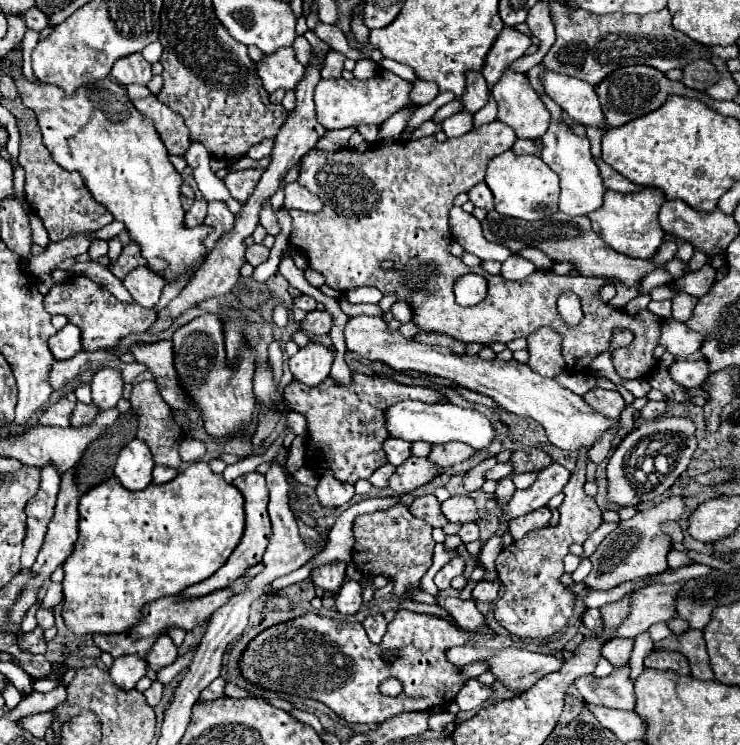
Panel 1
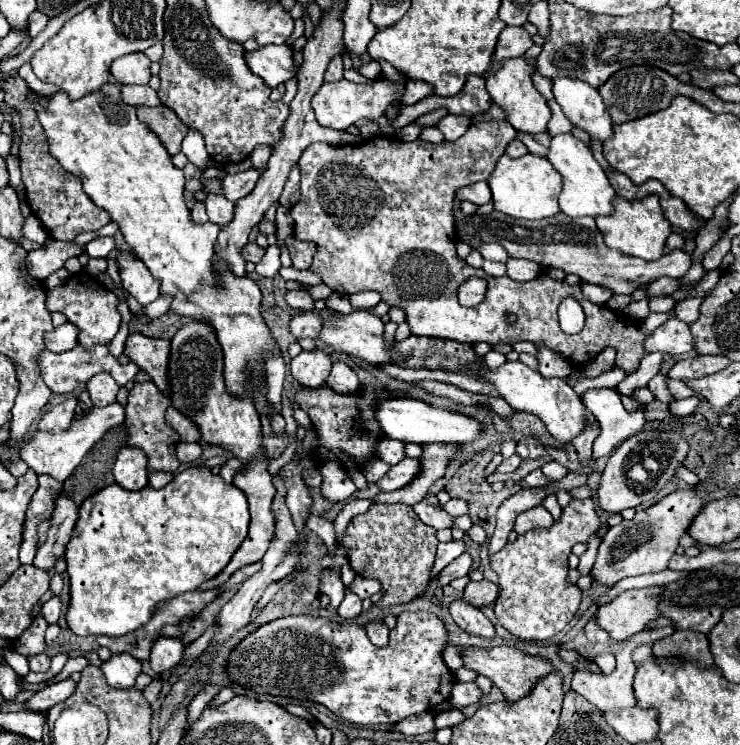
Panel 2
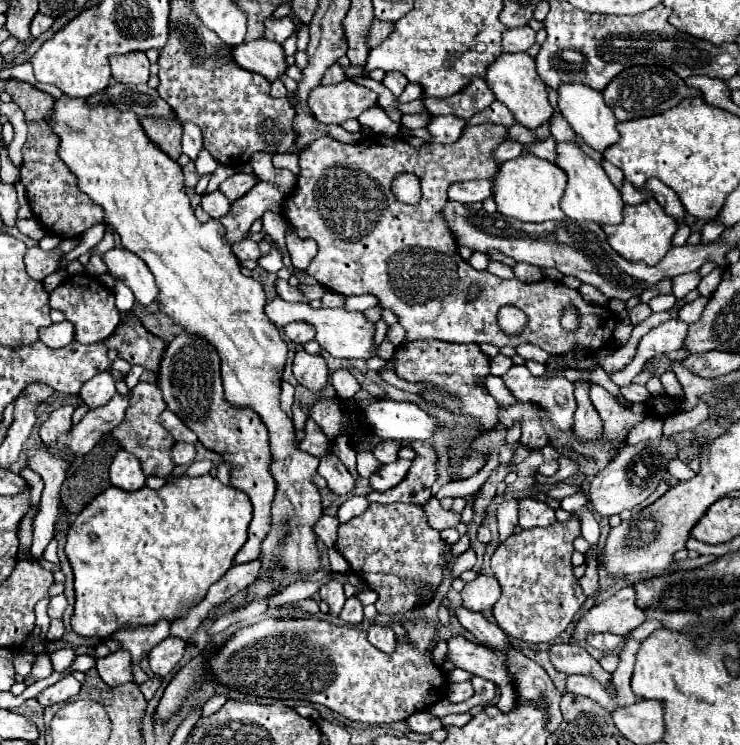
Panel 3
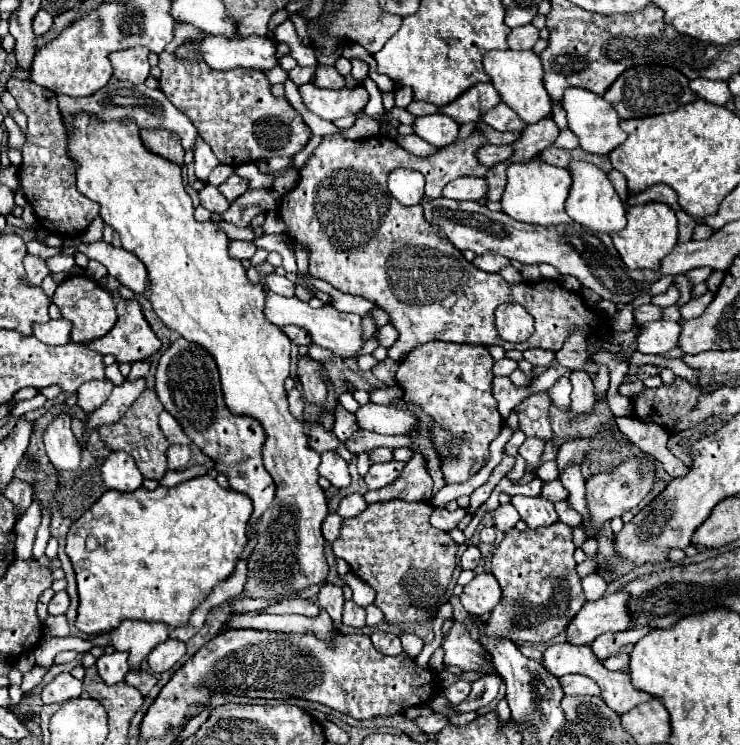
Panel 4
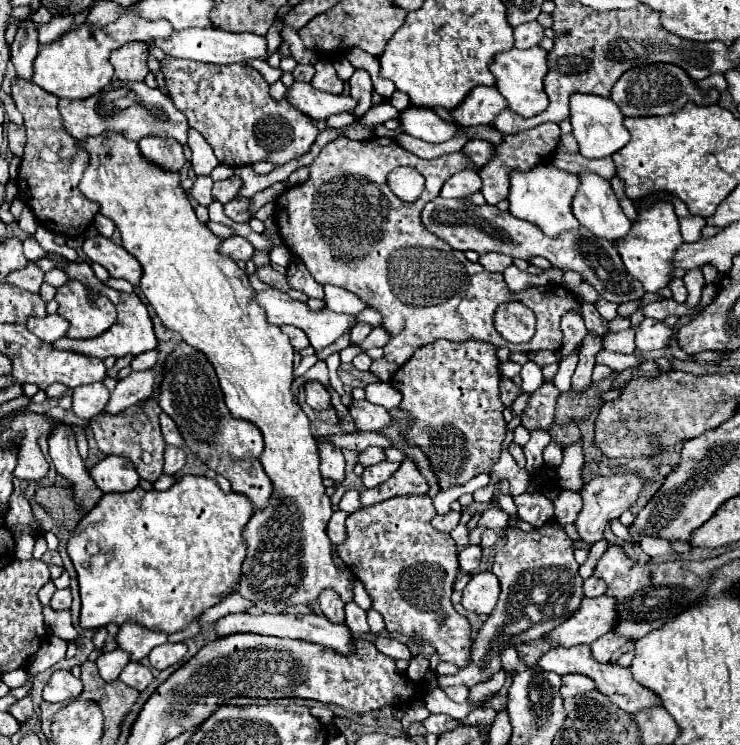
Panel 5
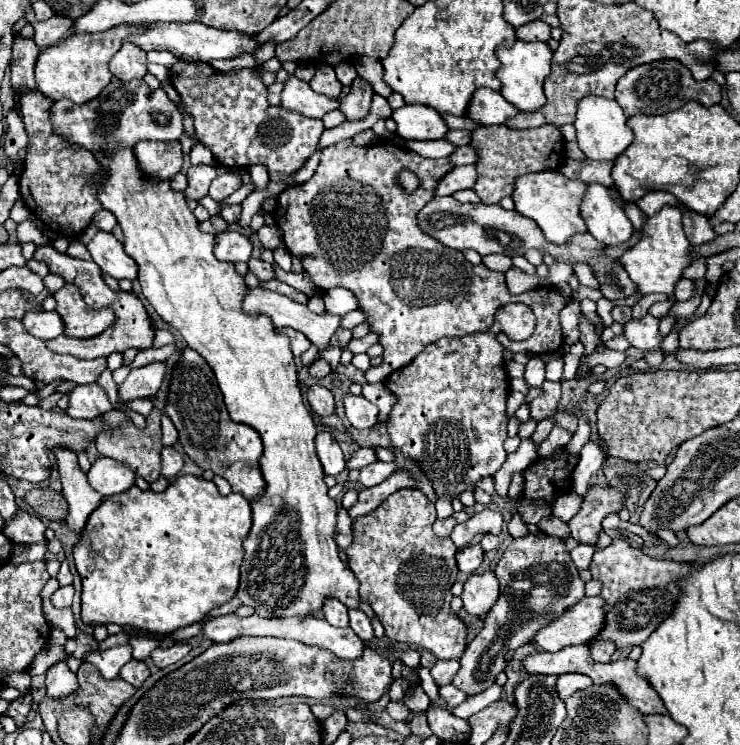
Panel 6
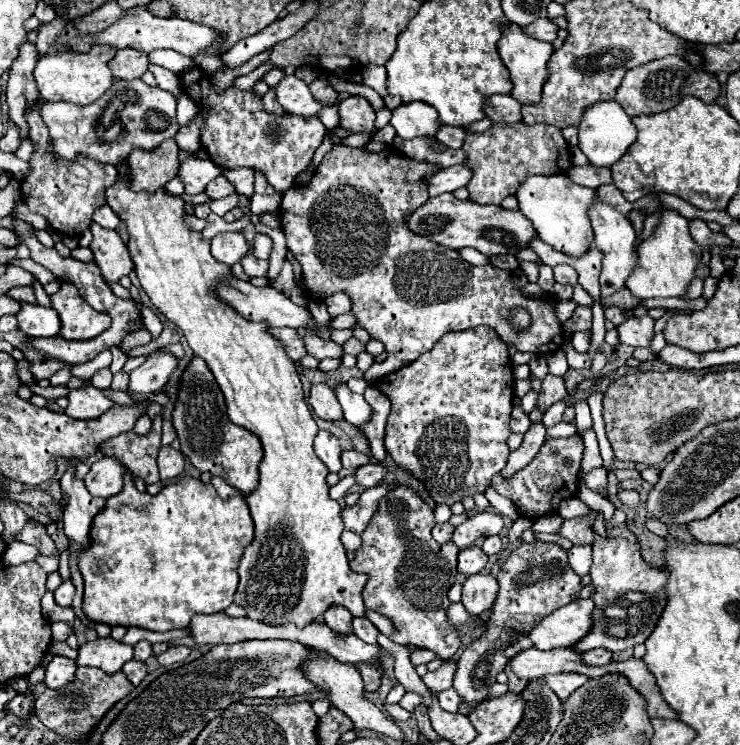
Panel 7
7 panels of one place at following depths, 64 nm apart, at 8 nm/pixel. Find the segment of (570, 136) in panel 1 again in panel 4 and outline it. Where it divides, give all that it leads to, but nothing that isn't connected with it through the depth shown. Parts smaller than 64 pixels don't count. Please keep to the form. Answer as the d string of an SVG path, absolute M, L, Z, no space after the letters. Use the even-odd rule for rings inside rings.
M572 160L568 170L572 174L572 186L570 186L570 192L566 198L568 216L574 222L584 224L596 232L618 232L620 228L624 228L626 208L624 208L620 196L616 194L612 182L608 180L608 176L598 166L590 164L590 162L582 162L582 160Z

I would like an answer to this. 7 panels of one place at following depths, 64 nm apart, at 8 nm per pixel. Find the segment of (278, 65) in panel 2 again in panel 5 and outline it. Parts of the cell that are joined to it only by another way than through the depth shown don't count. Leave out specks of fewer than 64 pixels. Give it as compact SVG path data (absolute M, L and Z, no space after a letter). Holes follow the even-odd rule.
M186 28L186 30L176 30L168 40L154 40L158 48L164 50L164 54L174 56L174 58L188 58L188 60L198 60L206 64L216 64L216 66L226 66L234 62L244 62L252 58L268 60L268 48L266 48L266 38L256 36L256 34L234 34L226 30L204 30L204 28Z

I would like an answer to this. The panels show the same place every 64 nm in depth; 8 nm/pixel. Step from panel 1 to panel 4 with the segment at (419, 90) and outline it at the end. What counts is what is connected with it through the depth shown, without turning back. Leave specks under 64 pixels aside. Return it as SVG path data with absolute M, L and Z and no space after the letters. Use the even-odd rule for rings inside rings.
M400 88L400 90L396 90L396 106L398 108L406 108L412 100L414 100L412 88Z

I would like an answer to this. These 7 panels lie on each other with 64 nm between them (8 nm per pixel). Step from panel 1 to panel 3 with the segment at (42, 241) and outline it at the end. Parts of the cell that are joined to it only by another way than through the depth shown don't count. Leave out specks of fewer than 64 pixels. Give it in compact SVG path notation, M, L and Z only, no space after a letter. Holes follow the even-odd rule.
M34 217L30 219L18 219L16 227L22 234L34 238L36 242L40 242L44 238L44 234L46 234L46 230L44 230L43 226Z

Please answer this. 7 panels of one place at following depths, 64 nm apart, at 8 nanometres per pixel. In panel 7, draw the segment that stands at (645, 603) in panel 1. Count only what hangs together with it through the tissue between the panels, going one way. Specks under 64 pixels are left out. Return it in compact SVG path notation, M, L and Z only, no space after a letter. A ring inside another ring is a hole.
M592 598L576 600L546 616L536 628L530 630L528 638L534 642L534 648L538 650L574 646L592 630L592 612Z

